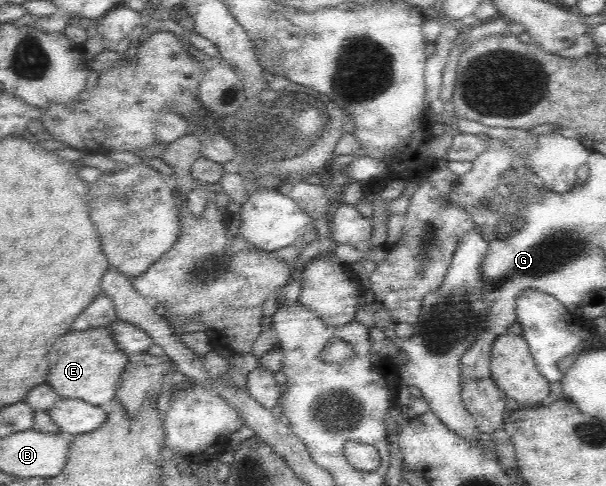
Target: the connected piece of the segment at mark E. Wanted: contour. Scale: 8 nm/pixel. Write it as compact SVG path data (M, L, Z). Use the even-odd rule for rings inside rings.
M93 327L85 331L69 331L59 337L49 351L49 371L47 381L59 398L82 399L92 406L107 407L115 398L119 379L128 362L128 354L123 353L115 341L109 327Z

